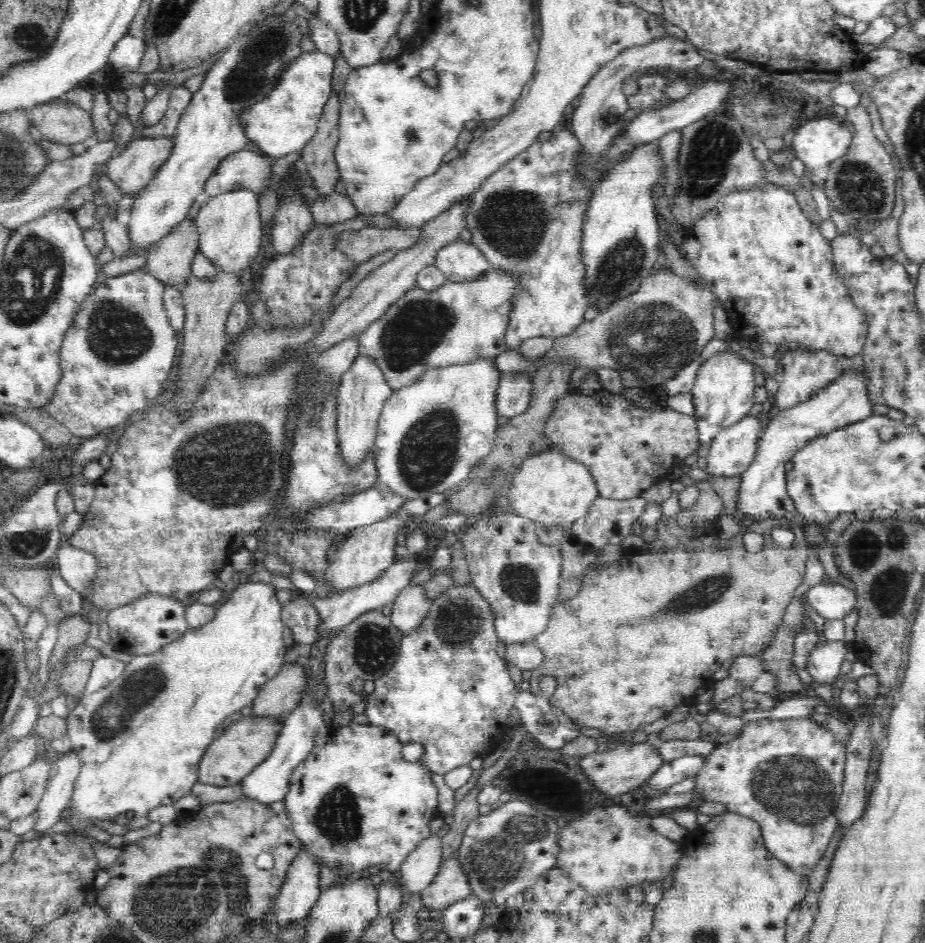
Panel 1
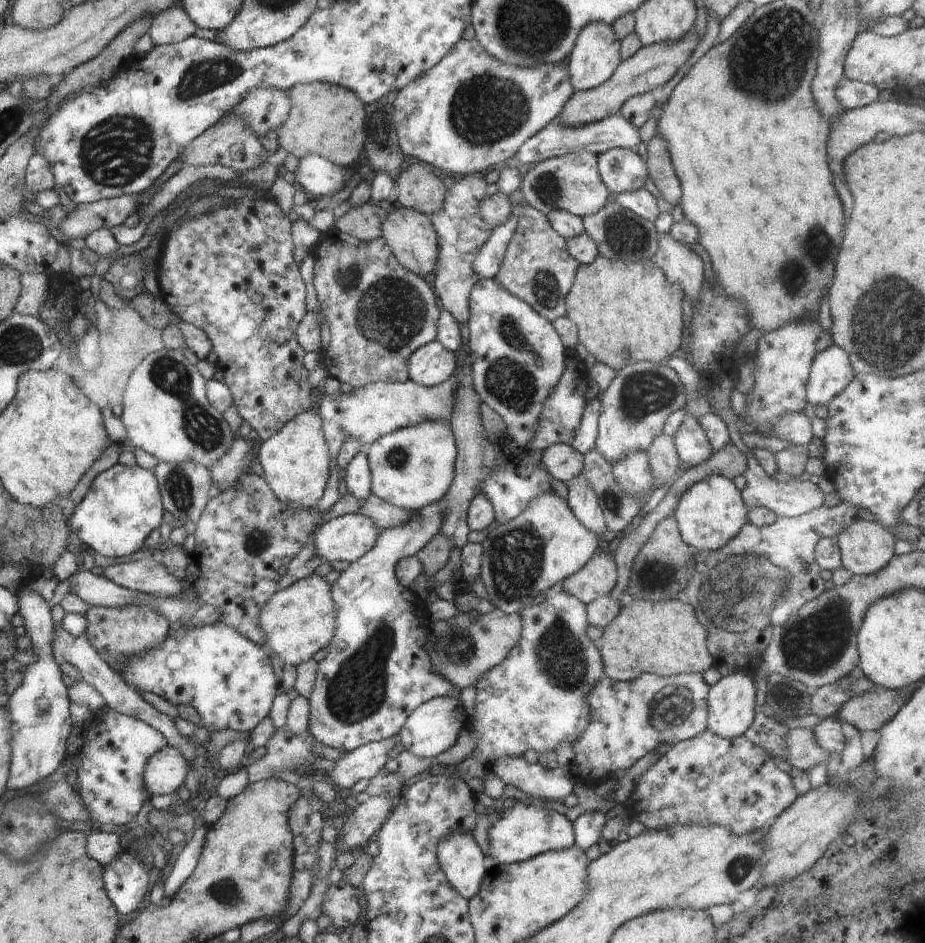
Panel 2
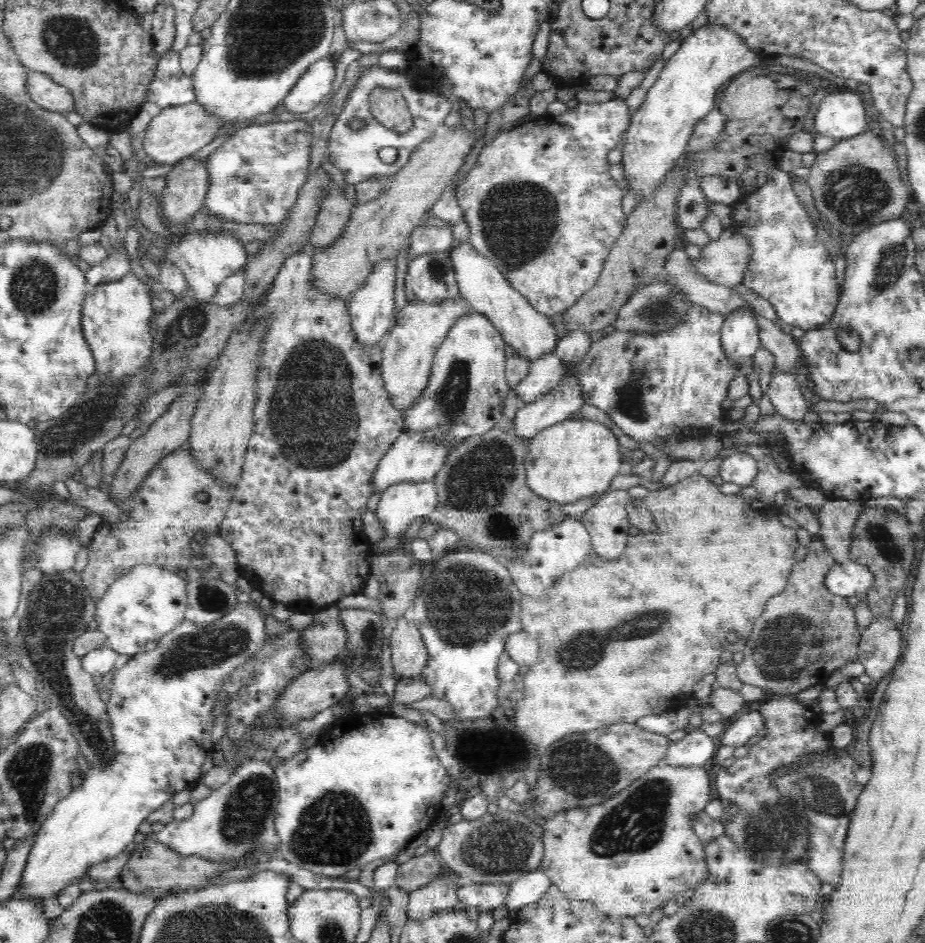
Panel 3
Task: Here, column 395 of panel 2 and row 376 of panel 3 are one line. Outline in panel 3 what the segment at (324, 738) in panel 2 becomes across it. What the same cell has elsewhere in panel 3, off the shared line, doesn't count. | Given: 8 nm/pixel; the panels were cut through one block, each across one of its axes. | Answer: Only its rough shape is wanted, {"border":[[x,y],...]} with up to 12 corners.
{"border":[[690,304],[658,334],[615,330],[568,367],[555,351],[512,390],[564,376],[638,442],[723,439],[739,366],[725,317]]}

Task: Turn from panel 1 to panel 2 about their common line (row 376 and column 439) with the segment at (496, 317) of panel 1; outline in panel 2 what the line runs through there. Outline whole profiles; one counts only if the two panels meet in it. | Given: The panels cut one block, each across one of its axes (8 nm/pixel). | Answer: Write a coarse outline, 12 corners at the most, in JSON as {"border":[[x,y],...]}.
{"border":[[454,375],[435,387],[372,381],[323,395],[331,466],[347,439],[368,446],[425,420],[450,424]]}

